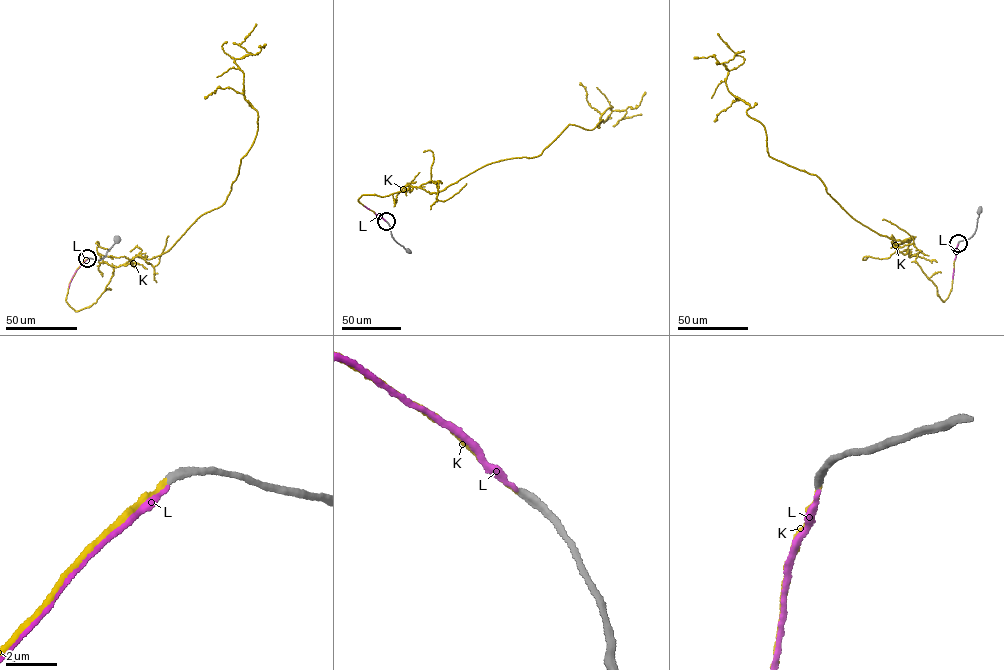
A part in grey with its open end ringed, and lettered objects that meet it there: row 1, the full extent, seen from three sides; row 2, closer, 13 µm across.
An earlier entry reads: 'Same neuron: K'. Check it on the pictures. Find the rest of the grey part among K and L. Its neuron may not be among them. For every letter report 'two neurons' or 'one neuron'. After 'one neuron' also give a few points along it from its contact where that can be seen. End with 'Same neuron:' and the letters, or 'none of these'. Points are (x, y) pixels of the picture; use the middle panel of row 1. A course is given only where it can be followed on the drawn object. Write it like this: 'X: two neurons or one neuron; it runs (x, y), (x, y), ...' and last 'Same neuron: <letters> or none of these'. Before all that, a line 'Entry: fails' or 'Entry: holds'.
Entry: holds
K: one neuron; it runs (386, 221), (358, 200), (437, 192), (537, 157), (569, 124), (591, 130), (609, 108), (641, 114)
L: two neurons
Same neuron: K

